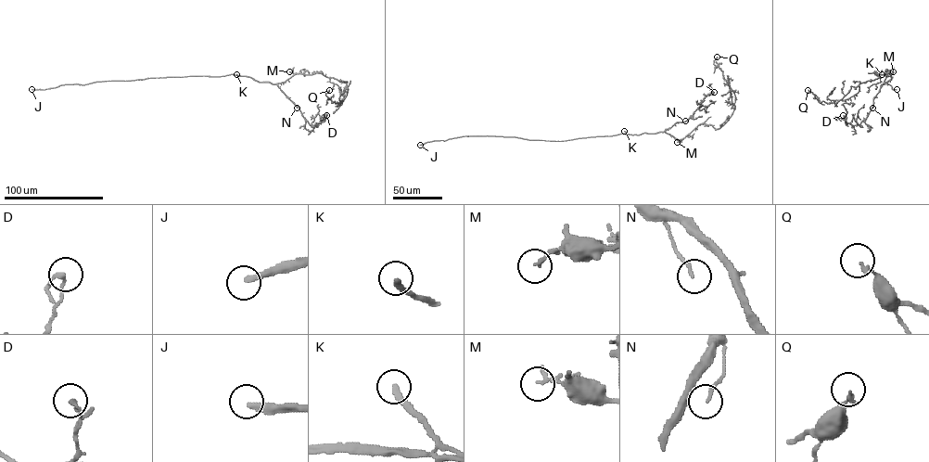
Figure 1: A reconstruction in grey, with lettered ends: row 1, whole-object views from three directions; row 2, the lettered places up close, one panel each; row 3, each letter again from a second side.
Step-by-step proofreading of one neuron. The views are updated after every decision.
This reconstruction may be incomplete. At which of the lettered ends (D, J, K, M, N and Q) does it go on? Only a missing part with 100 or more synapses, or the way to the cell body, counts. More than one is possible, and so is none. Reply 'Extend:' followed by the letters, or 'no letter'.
Extend: J, K

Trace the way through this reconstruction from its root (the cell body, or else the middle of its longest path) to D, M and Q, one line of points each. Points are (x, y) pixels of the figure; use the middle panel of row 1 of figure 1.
D: (628, 134), (656, 133), (676, 122), (684, 121), (703, 99), (714, 92)
M: (628, 134), (665, 132), (676, 139), (682, 139), (677, 142)
Q: (628, 134), (665, 132), (680, 140), (700, 123), (719, 128), (736, 99), (714, 64), (717, 57)

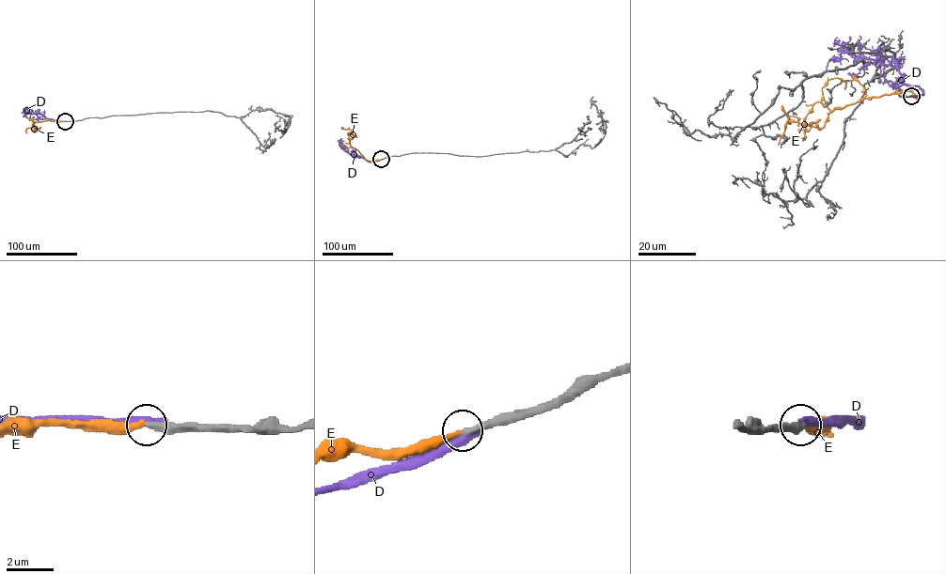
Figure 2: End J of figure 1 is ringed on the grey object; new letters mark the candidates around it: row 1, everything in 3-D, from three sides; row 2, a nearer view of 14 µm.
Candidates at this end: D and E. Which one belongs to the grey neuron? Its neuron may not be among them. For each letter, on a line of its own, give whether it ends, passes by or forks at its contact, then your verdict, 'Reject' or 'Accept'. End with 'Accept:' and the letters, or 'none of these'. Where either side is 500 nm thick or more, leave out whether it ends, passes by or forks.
D: It ends there. Reject
E: It ends there. Accept
Accept: E

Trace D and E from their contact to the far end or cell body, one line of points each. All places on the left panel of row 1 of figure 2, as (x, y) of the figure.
D: (65, 121), (24, 111), (25, 116)
E: (65, 121), (36, 122), (34, 124), (37, 129), (27, 128), (26, 132)

